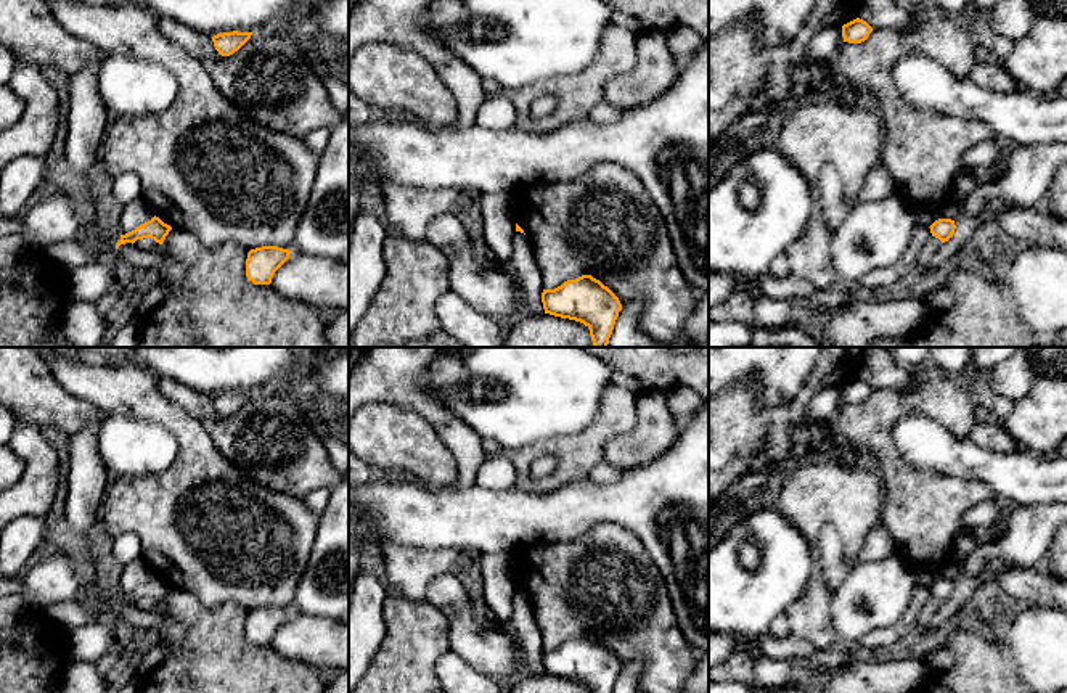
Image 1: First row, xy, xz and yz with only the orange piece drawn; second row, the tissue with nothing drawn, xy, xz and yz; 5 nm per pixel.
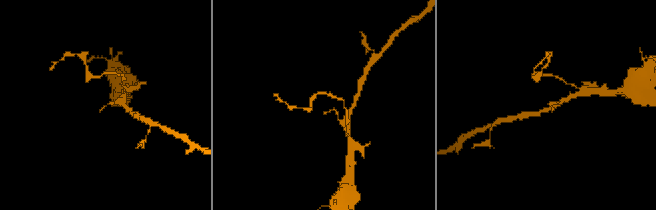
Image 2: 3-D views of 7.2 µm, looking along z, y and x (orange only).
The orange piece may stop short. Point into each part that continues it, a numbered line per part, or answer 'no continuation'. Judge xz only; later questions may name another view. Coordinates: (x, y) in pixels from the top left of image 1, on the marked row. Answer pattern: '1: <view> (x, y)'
no continuation

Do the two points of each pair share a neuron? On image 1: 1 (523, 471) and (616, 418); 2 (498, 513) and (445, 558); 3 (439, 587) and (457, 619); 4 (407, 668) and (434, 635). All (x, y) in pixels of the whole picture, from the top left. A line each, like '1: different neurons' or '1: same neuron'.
1: same neuron
2: different neurons
3: same neuron
4: same neuron

